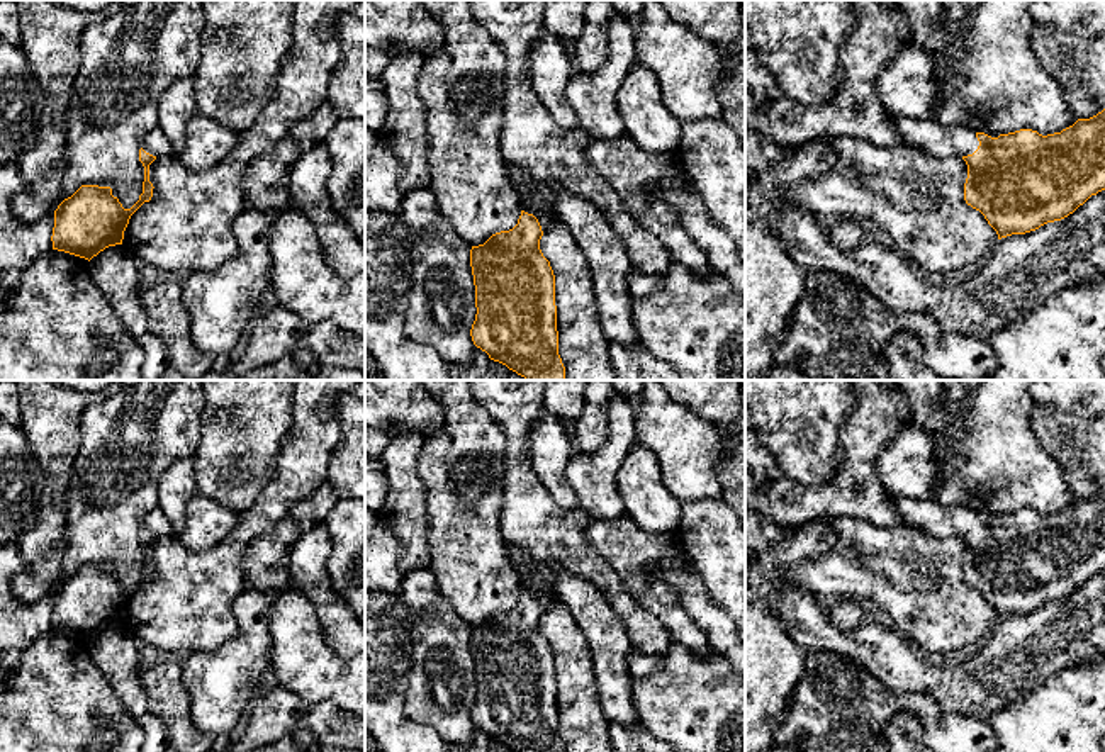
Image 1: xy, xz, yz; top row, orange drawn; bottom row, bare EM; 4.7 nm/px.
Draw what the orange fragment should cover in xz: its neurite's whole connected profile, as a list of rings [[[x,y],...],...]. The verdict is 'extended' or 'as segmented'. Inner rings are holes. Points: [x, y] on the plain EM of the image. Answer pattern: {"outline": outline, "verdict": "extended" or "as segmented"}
{"outline": [[[523,547],[516,548],[516,555],[526,569],[518,604],[509,611],[492,615],[484,625],[470,630],[477,687],[470,716],[491,740],[513,752],[565,752],[558,735],[555,655],[540,630],[545,609],[536,592],[538,579]]], "verdict": "extended"}

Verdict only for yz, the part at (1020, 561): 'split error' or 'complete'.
split error

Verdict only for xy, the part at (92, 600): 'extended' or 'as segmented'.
extended

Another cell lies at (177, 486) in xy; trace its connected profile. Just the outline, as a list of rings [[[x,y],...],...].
[[[183,457],[170,465],[158,482],[158,504],[173,528],[173,535],[185,530],[185,509],[197,494],[195,469],[190,457]]]

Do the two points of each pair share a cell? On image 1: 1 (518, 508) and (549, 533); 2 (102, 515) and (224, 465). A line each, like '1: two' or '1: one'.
1: one
2: two

